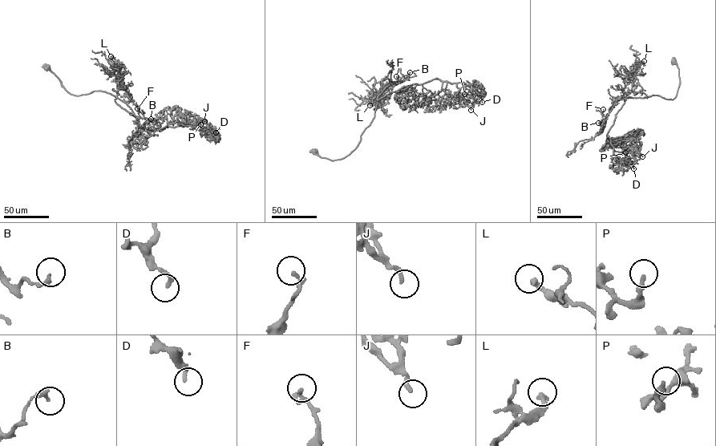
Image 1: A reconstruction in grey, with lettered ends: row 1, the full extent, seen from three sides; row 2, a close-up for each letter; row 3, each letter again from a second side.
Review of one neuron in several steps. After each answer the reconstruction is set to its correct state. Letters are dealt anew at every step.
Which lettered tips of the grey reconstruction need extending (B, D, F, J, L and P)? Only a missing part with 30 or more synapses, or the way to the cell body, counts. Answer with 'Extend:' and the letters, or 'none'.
Extend: none

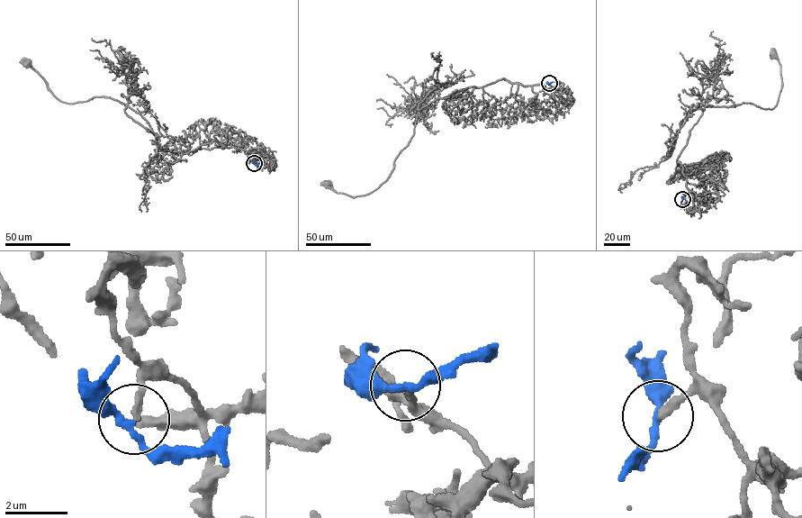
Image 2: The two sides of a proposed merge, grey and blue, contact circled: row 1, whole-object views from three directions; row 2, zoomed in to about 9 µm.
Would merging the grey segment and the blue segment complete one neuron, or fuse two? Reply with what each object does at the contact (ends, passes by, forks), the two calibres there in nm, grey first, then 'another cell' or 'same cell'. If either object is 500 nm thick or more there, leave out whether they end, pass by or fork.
grey ends | blue passes by | 240/200 nm | same cell

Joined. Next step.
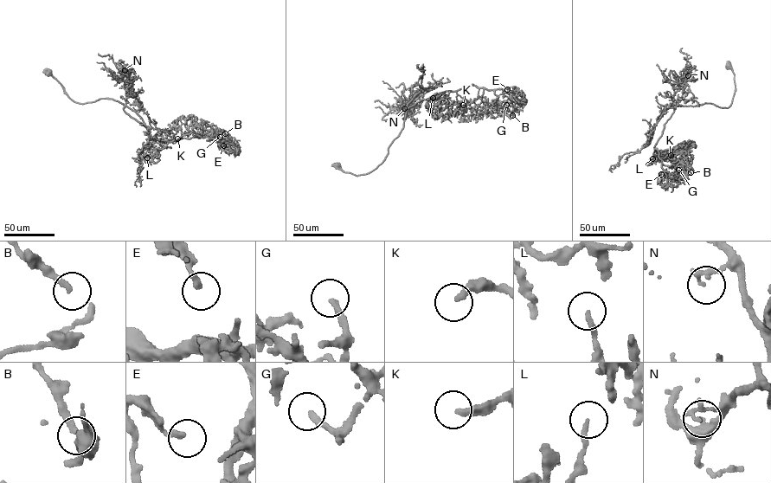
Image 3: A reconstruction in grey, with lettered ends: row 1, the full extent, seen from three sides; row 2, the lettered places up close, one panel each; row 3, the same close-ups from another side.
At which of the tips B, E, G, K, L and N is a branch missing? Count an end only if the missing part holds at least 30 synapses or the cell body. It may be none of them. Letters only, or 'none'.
G

